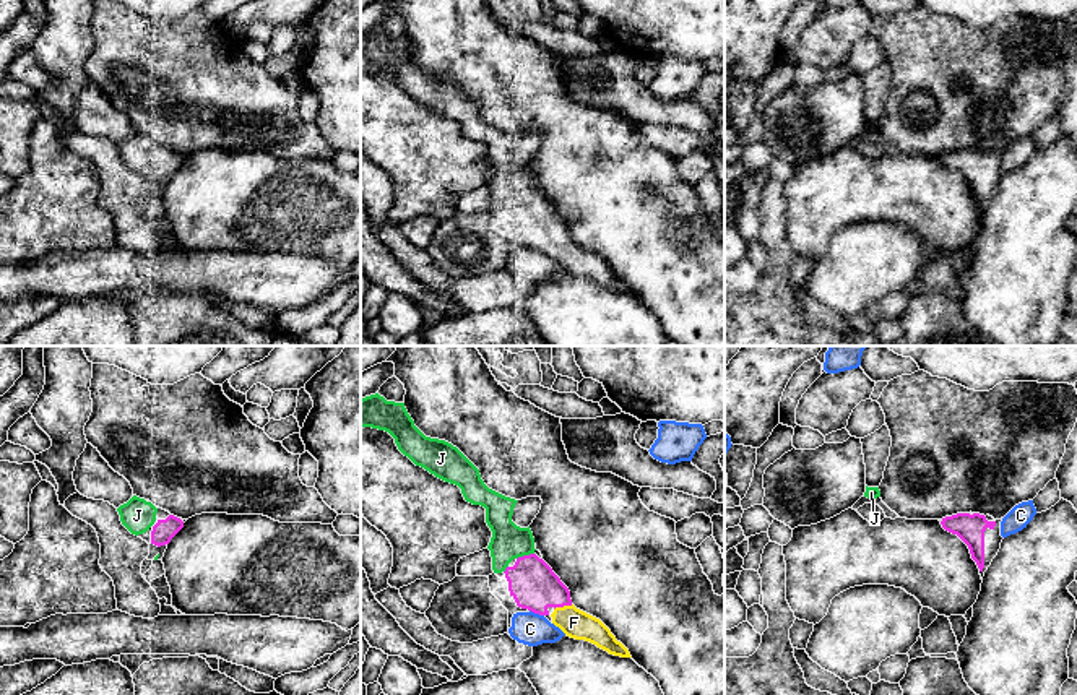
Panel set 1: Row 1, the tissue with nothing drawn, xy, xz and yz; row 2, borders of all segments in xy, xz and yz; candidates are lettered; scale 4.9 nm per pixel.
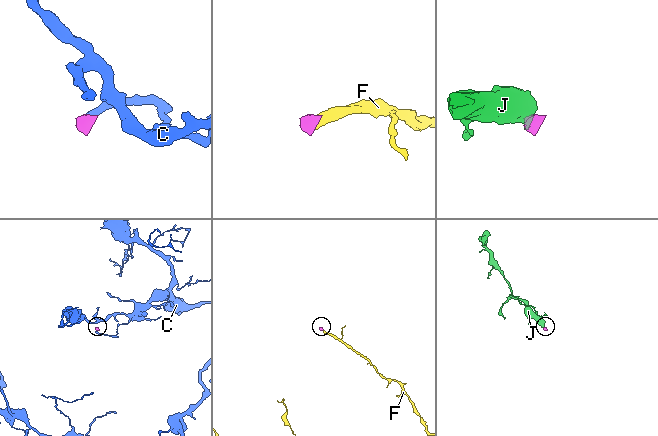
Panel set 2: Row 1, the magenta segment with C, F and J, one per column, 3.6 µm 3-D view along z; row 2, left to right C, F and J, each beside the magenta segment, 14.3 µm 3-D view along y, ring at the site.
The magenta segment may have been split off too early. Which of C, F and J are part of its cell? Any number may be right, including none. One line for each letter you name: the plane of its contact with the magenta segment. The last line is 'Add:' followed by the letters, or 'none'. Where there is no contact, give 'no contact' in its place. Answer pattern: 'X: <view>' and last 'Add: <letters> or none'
F: xz
J: xz
Add: F, J

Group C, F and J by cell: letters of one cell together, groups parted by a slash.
C / F J

